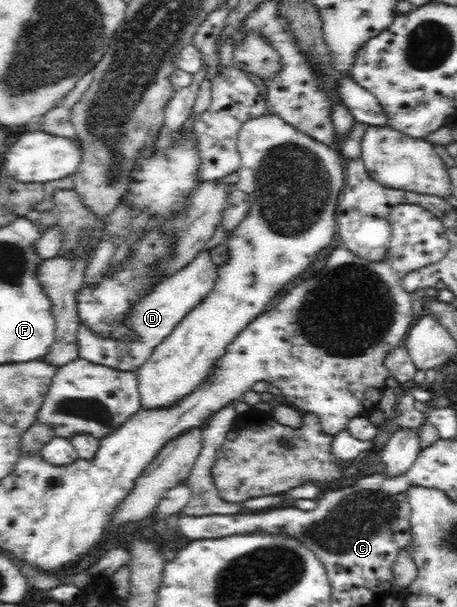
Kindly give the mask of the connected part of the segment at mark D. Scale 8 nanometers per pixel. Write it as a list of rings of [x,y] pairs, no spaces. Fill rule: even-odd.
[[[201,251],[186,267],[176,271],[155,285],[155,288],[141,300],[138,300],[131,309],[131,312],[125,317],[123,323],[133,331],[133,338],[112,338],[112,336],[98,336],[92,332],[88,326],[79,324],[77,333],[78,355],[80,358],[90,361],[96,365],[105,365],[120,371],[136,371],[152,355],[154,349],[160,342],[170,335],[170,332],[183,320],[183,317],[191,312],[202,300],[203,297],[213,288],[217,278],[217,265],[212,262],[210,252]]]

